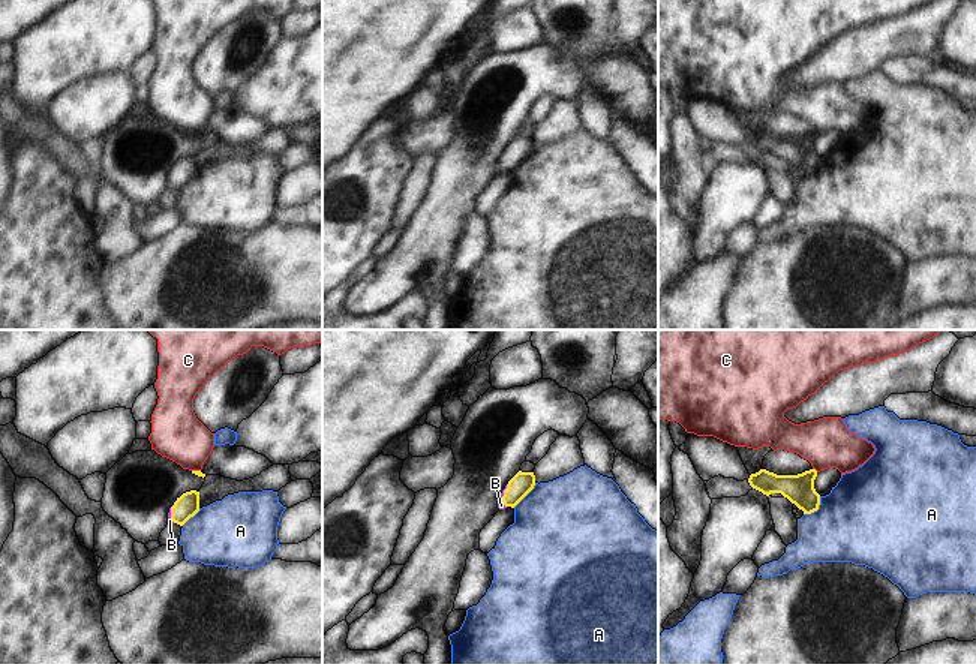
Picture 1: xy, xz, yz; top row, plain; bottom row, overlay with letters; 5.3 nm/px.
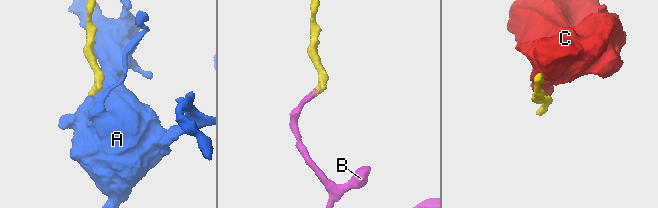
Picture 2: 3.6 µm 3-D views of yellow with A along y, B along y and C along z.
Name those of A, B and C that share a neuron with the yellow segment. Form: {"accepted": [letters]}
{"accepted": ["B"]}

